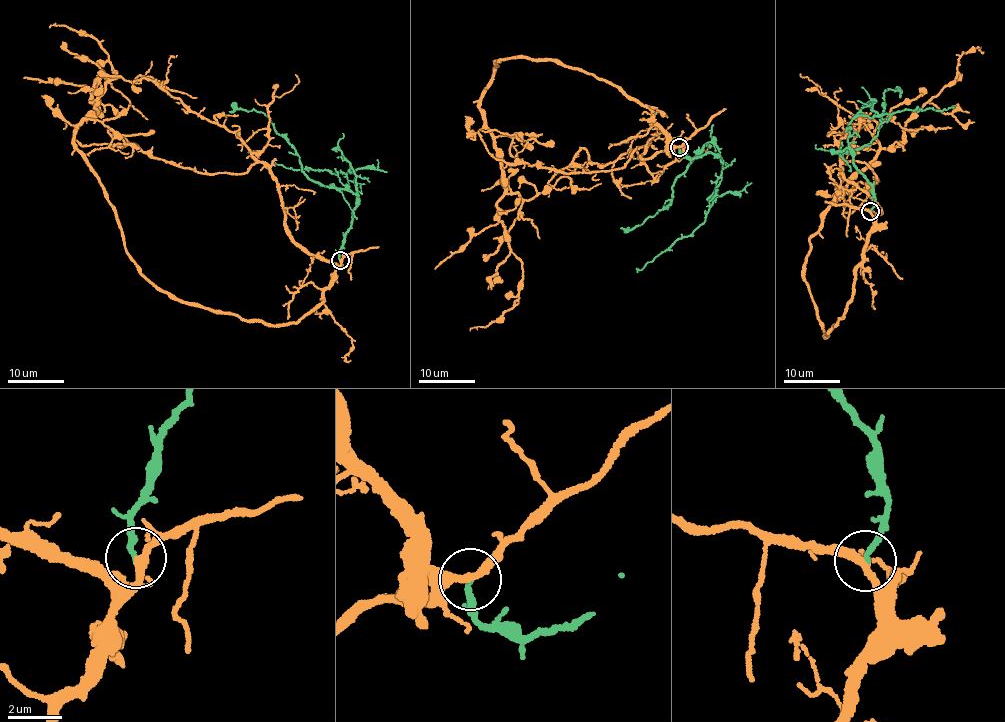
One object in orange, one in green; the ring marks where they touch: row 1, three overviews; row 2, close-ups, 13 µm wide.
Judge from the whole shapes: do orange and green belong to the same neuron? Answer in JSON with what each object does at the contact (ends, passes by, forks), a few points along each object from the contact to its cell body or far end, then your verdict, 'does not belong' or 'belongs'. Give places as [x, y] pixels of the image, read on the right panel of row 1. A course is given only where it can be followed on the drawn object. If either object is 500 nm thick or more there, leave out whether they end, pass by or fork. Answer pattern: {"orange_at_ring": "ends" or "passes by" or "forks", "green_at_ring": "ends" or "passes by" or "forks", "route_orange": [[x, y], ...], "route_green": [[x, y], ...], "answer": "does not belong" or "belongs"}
{"orange_at_ring": "passes by", "green_at_ring": "ends", "route_orange": [[871, 211], [841, 165], [850, 136], [828, 132], [873, 119], [890, 149], [962, 54], [984, 52]], "route_green": [[871, 211], [872, 185], [853, 152], [837, 152], [871, 141], [885, 90], [899, 90], [899, 97]], "answer": "belongs"}

